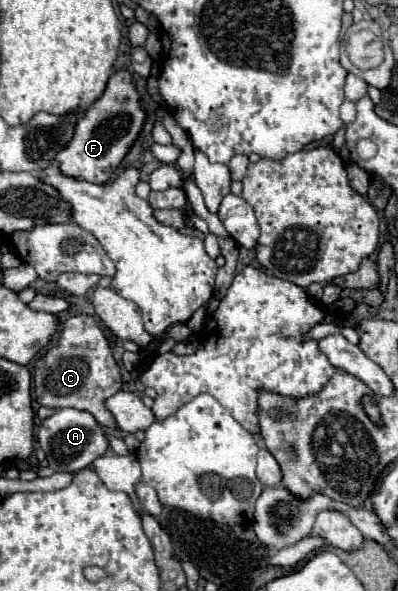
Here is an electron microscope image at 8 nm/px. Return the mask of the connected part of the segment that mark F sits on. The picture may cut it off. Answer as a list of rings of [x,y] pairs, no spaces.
[[[118,69],[110,77],[104,95],[88,111],[84,111],[84,117],[80,117],[80,121],[76,123],[76,133],[72,135],[72,141],[68,141],[68,145],[64,145],[60,153],[56,153],[54,161],[66,177],[104,185],[110,181],[114,169],[122,163],[122,159],[128,155],[130,147],[138,139],[146,117],[148,115],[142,109],[142,101],[132,83],[130,71]]]

